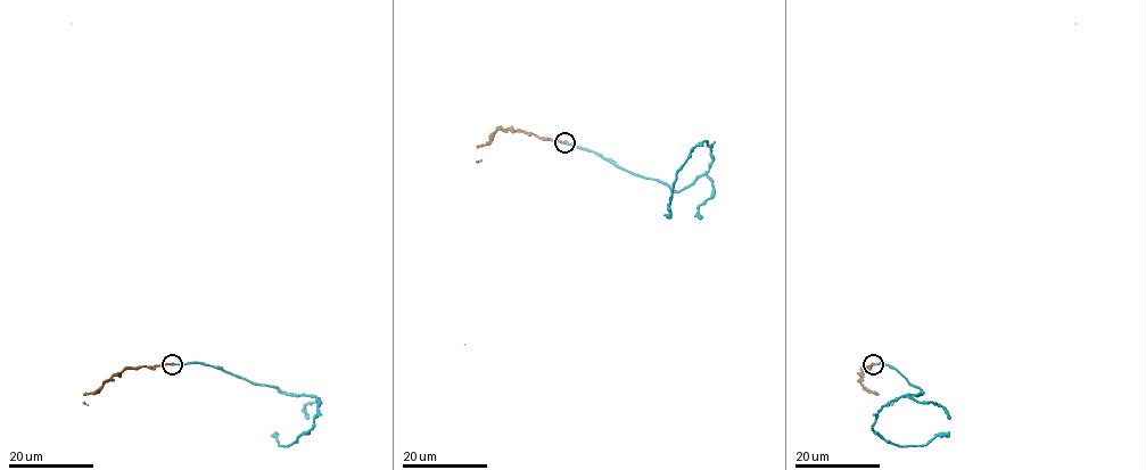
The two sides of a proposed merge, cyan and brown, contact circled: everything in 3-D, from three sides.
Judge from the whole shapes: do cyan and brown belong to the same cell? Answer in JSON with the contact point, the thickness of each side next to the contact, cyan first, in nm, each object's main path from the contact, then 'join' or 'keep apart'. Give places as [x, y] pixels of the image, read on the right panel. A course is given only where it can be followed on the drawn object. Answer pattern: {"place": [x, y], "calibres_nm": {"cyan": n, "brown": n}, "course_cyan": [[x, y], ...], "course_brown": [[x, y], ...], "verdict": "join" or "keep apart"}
{"place": [873, 364], "calibres_nm": {"cyan": 280, "brown": 280}, "course_cyan": [[873, 363], [891, 365], [922, 392], [888, 402], [872, 428], [880, 436], [904, 445], [946, 436]], "course_brown": [[873, 363], [870, 365], [1076, 23]], "verdict": "join"}

